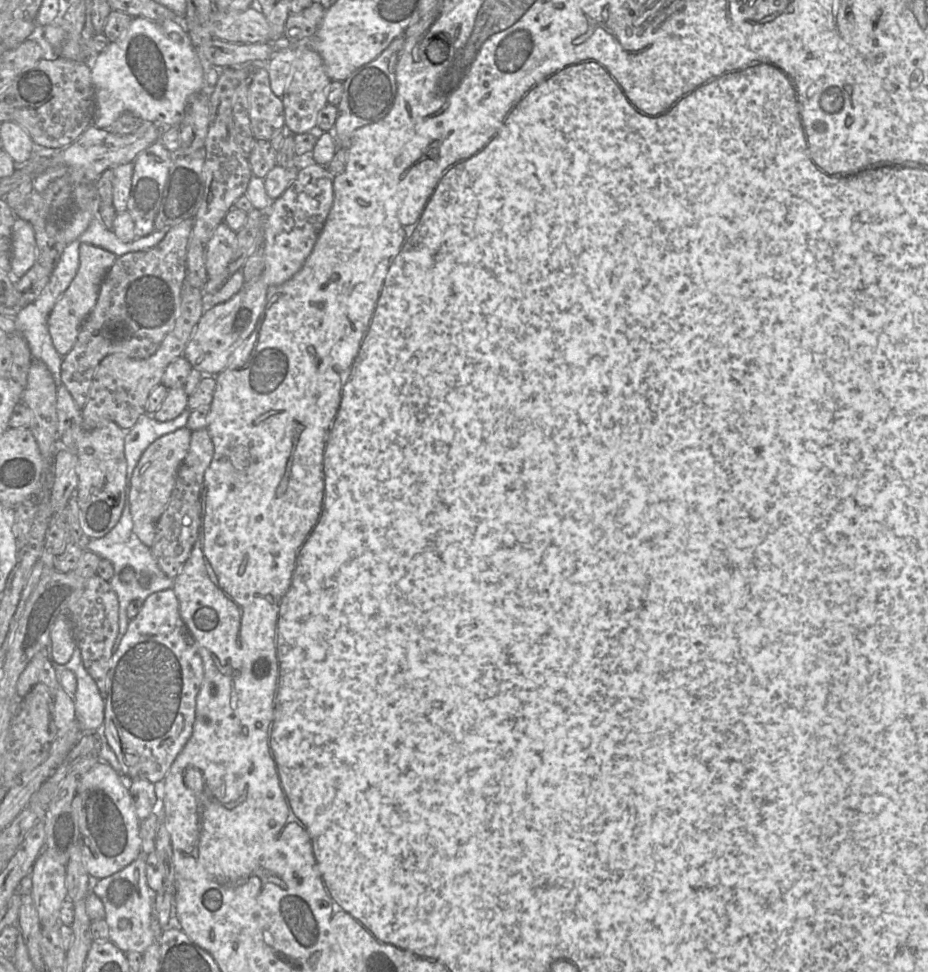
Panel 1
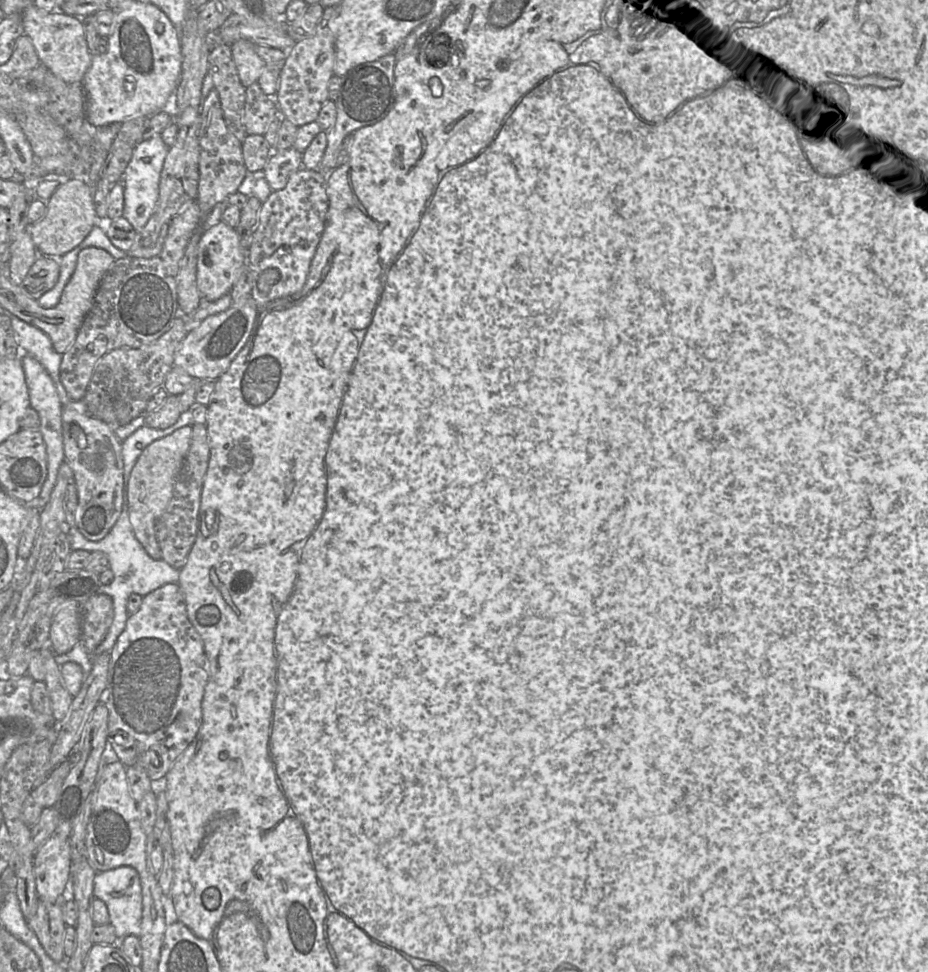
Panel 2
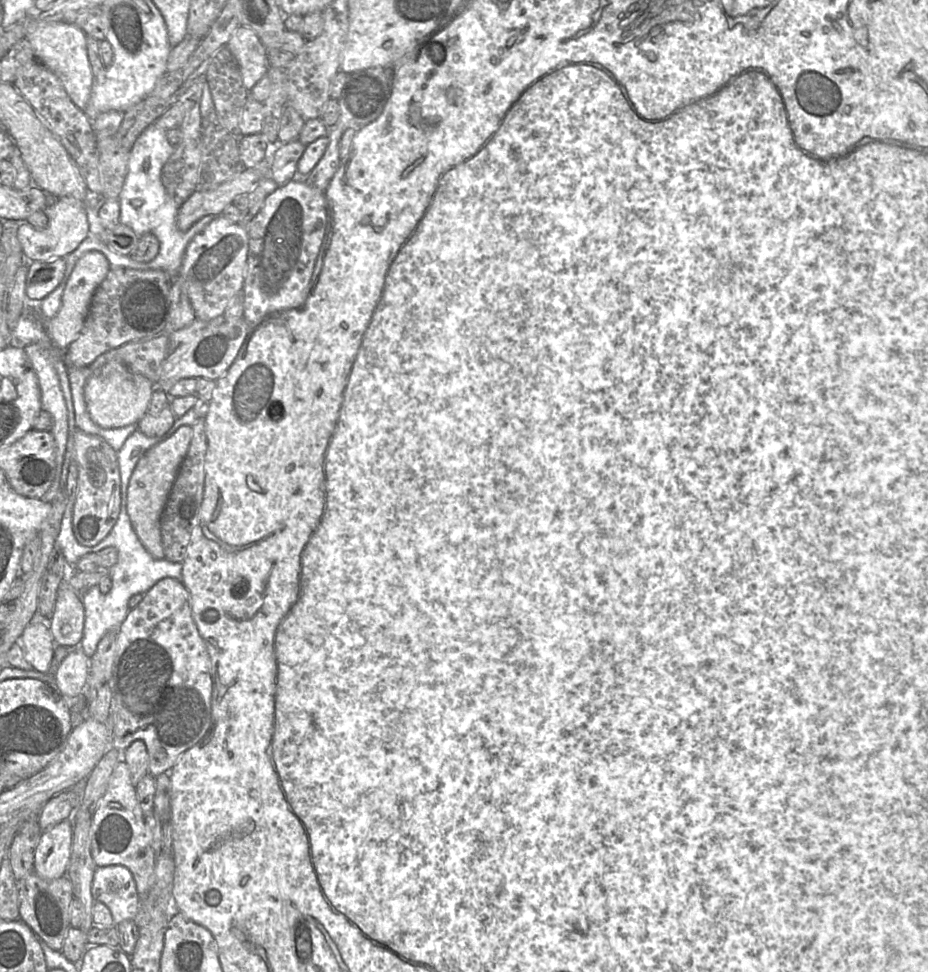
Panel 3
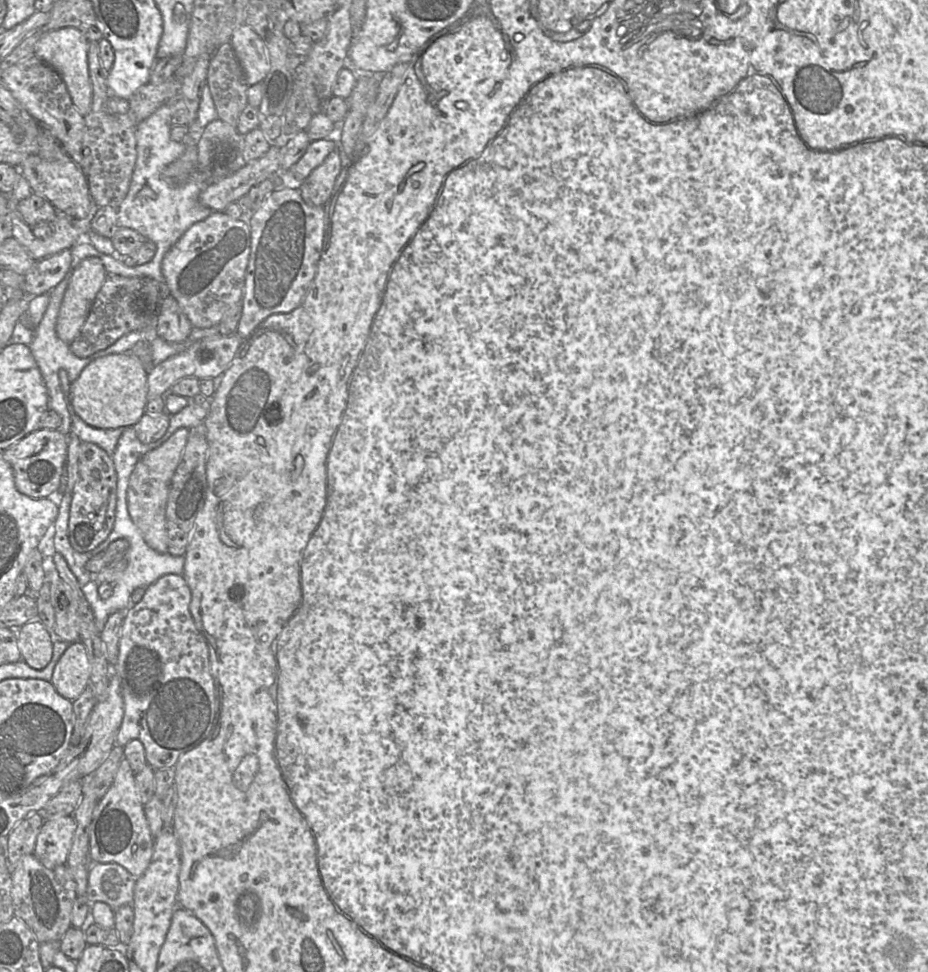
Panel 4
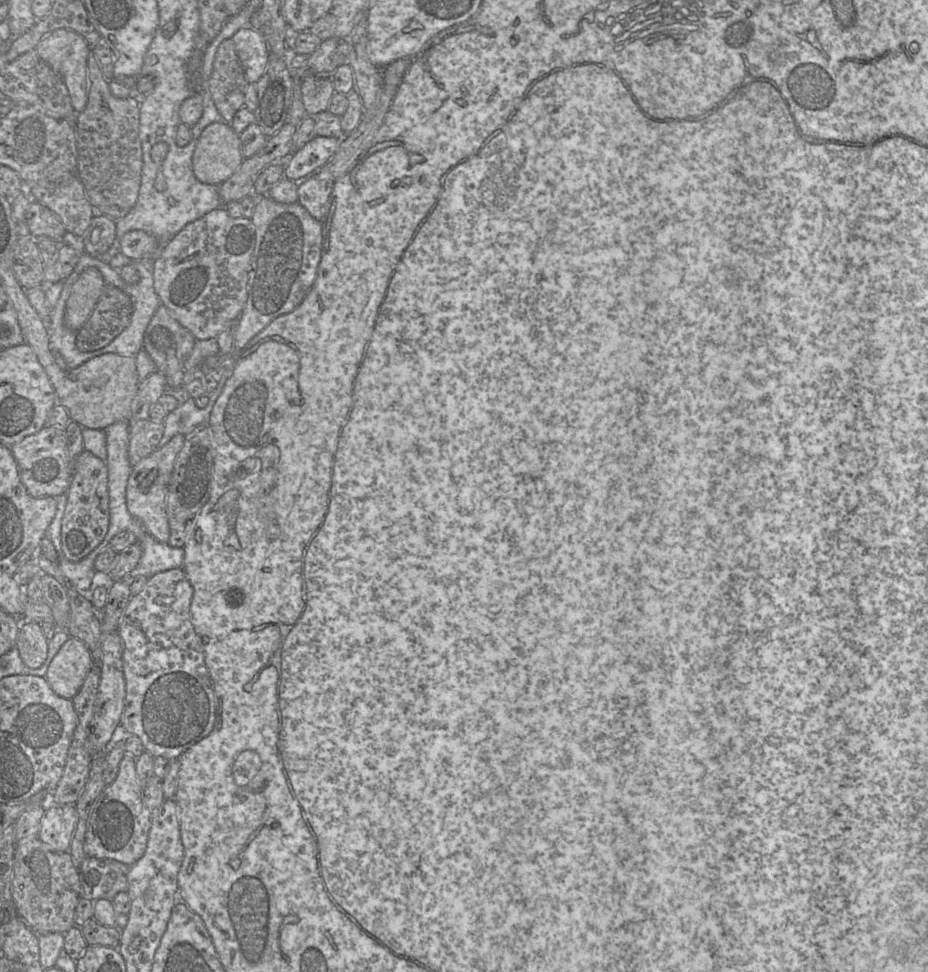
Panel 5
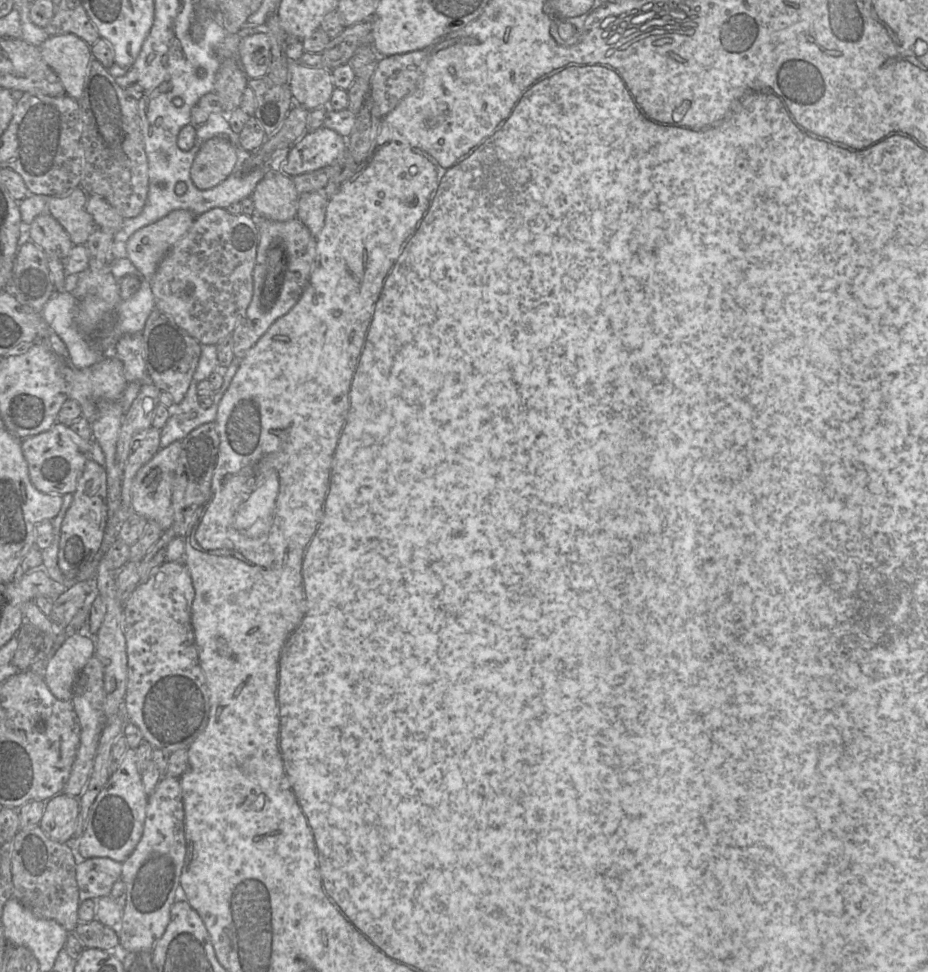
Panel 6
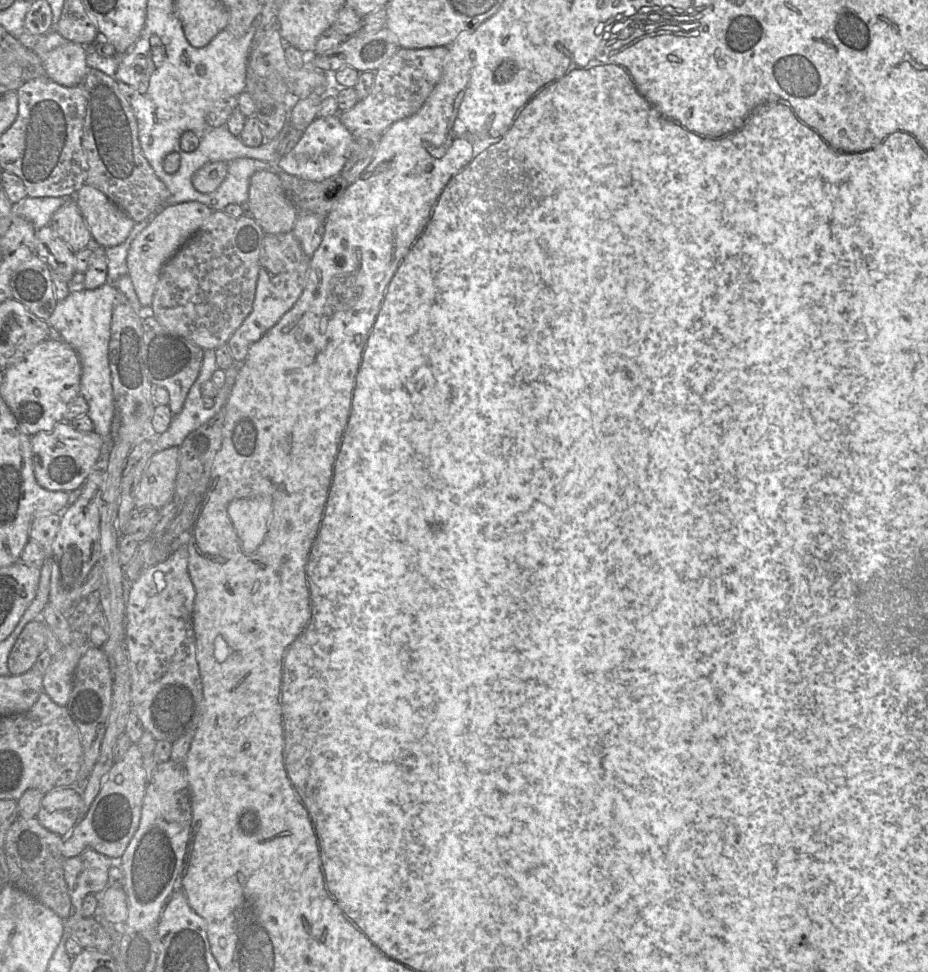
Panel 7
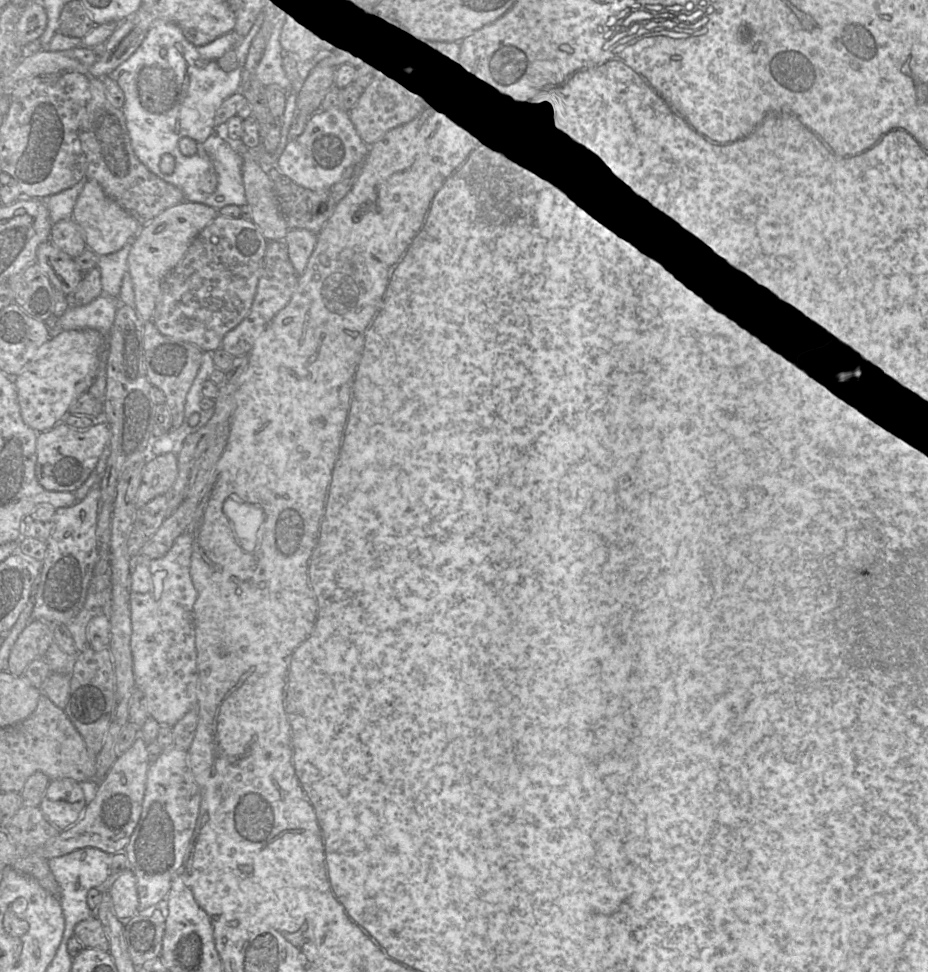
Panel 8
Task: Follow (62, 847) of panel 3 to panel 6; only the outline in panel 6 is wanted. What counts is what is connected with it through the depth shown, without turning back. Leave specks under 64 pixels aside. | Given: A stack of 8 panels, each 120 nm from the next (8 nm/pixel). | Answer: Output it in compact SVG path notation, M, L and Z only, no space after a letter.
M59 793L45 802L39 826L51 840L74 848L79 811L79 797Z

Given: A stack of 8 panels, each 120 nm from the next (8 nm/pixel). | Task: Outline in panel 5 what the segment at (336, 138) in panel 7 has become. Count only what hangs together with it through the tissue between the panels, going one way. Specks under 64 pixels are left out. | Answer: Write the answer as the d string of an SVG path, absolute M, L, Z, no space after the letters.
M316 136L286 160L284 177L298 183L323 167L335 154L340 139Z

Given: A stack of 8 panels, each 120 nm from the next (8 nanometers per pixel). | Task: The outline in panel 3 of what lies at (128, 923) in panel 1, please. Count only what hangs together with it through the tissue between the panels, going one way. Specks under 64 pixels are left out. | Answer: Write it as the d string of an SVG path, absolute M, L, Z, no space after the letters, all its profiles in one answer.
M96 866L91 893L94 902L102 902L110 909L114 925L124 920L135 919L140 897L133 875L127 867Z

